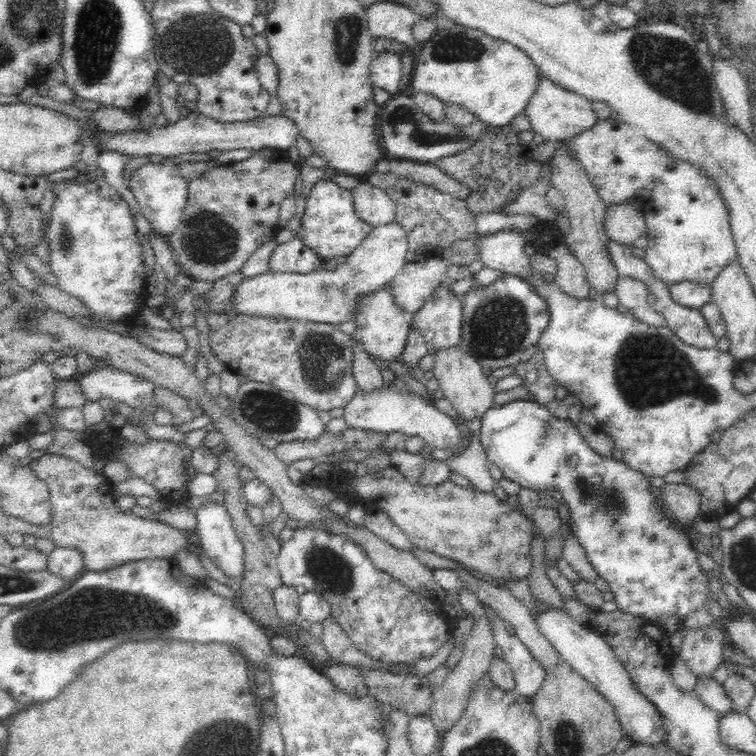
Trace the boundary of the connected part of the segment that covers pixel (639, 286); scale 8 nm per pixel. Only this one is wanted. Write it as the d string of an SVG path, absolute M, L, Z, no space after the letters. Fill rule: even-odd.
M624 276L619 278L615 294L619 304L628 308L628 312L636 319L650 326L664 326L664 316L656 314L656 310L646 301L648 290L644 283Z

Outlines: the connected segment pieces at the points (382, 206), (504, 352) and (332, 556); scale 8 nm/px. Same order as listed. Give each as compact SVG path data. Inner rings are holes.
M362 180L351 190L357 216L373 228L389 224L395 218L395 203L382 189Z
M504 276L490 286L468 290L464 294L461 344L468 349L485 371L504 366L514 367L520 355L537 346L547 330L550 312L546 301L538 295L527 280L518 276Z
M295 527L293 535L285 541L280 541L280 552L276 557L277 567L281 574L281 581L286 586L296 587L299 584L307 591L317 592L330 603L333 616L352 640L352 644L380 660L395 664L418 662L421 658L430 658L448 639L448 615L422 595L411 591L398 579L388 573L378 570L372 559L358 543L348 539L348 535L313 529L312 527Z

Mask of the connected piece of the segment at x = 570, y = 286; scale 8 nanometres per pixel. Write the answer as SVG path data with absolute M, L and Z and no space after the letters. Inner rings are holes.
M565 238L558 244L554 243L547 253L558 265L555 284L568 296L577 299L588 299L590 282L584 266L568 247Z

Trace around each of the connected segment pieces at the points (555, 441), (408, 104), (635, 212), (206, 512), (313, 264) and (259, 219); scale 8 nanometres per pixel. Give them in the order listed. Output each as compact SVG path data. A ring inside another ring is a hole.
M513 400L502 405L492 405L492 408L489 408L481 418L481 428L478 435L489 462L502 470L504 479L518 483L521 488L536 490L538 492L548 489L558 489L561 492L561 500L568 503L572 533L582 545L588 560L592 563L592 567L598 572L598 576L608 582L618 609L638 618L647 619L649 622L655 624L660 617L670 616L676 617L676 619L680 617L680 619L685 620L692 611L706 608L706 600L712 598L712 592L708 587L706 571L699 567L697 551L694 549L690 539L688 539L688 535L672 524L672 520L674 519L670 516L670 512L666 511L660 500L650 492L652 485L649 478L632 470L624 461L618 461L612 457L604 457L596 453L588 445L584 437L580 435L576 425L569 418L560 419L555 417L544 405L540 405L536 401Z
M391 96L379 108L378 133L381 145L389 158L401 158L420 163L431 163L440 158L456 154L472 148L492 126L480 119L474 119L469 125L454 125L444 118L441 121L432 120L414 102L411 96Z
M632 199L606 208L605 234L620 245L631 246L646 234L644 208Z
M208 500L193 514L196 517L195 532L207 557L226 576L241 580L244 574L243 544L224 505Z
M295 237L286 244L278 244L269 261L270 272L290 272L292 274L310 274L322 268L322 258L302 241Z
M266 149L255 151L250 158L240 162L208 167L198 178L189 180L182 222L166 236L181 271L194 281L207 282L239 272L249 256L280 231L278 217L281 204L288 194L293 194L295 179L299 175L300 166L292 154Z

